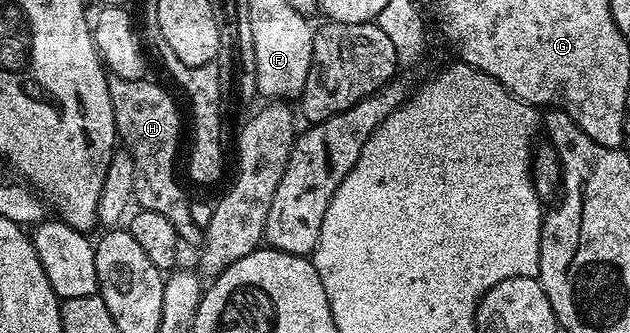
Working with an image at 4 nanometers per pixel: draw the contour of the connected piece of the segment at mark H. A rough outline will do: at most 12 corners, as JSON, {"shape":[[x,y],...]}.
{"shape":[[106,78],[133,199],[198,250],[174,176],[182,118],[151,80]]}

